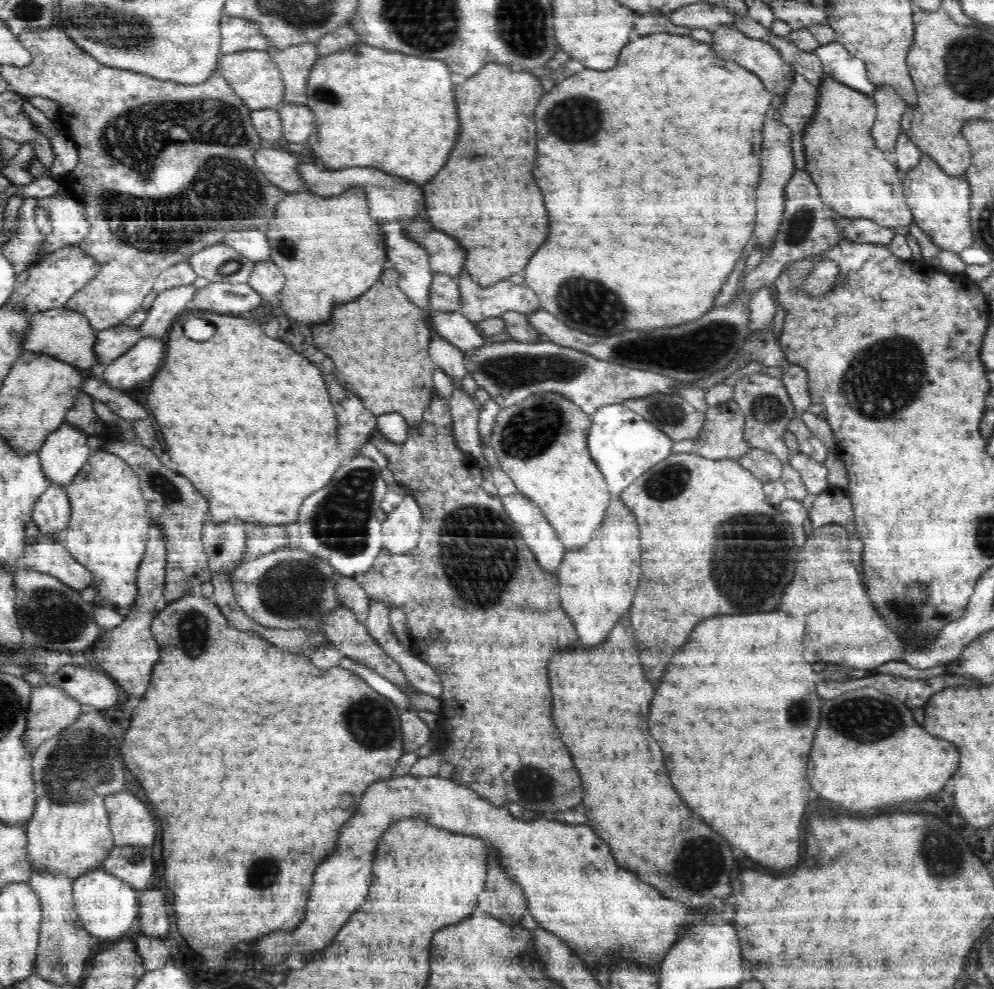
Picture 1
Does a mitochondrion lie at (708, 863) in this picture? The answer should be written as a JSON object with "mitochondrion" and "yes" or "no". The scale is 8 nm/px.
{"mitochondrion":"yes"}

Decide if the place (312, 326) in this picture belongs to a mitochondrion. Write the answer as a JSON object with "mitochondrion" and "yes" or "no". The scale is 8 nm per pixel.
{"mitochondrion":"no"}

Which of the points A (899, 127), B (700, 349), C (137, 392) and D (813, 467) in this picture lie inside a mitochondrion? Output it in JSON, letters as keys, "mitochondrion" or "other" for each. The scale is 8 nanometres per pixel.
{"A":"other","B":"mitochondrion","C":"other","D":"other"}

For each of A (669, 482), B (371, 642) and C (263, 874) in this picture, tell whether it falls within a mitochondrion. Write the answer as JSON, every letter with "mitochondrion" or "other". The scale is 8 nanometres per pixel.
{"A":"mitochondrion","B":"other","C":"mitochondrion"}

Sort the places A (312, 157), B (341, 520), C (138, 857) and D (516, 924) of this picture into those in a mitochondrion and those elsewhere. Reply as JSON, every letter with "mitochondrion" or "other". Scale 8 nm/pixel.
{"A":"other","B":"mitochondrion","C":"other","D":"other"}

